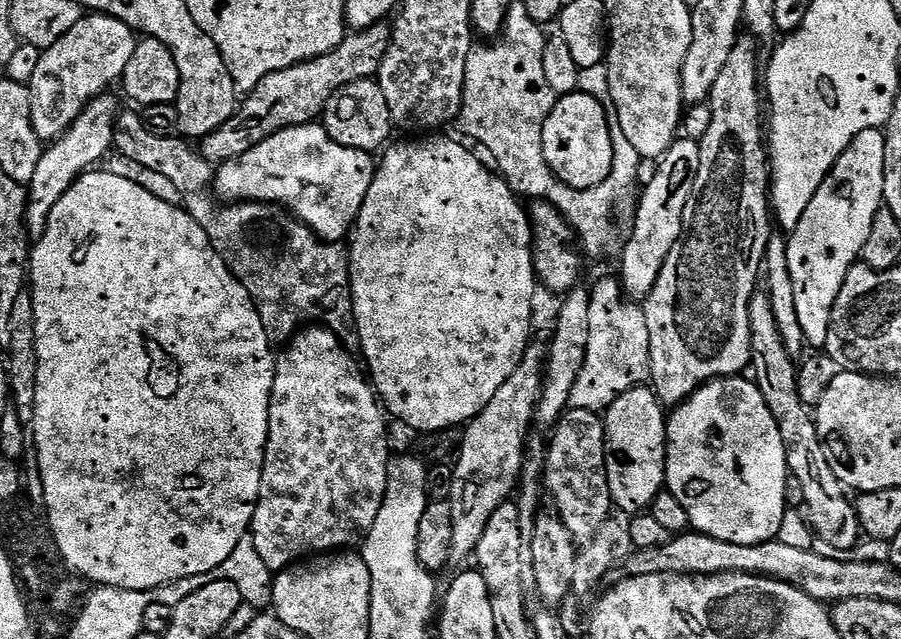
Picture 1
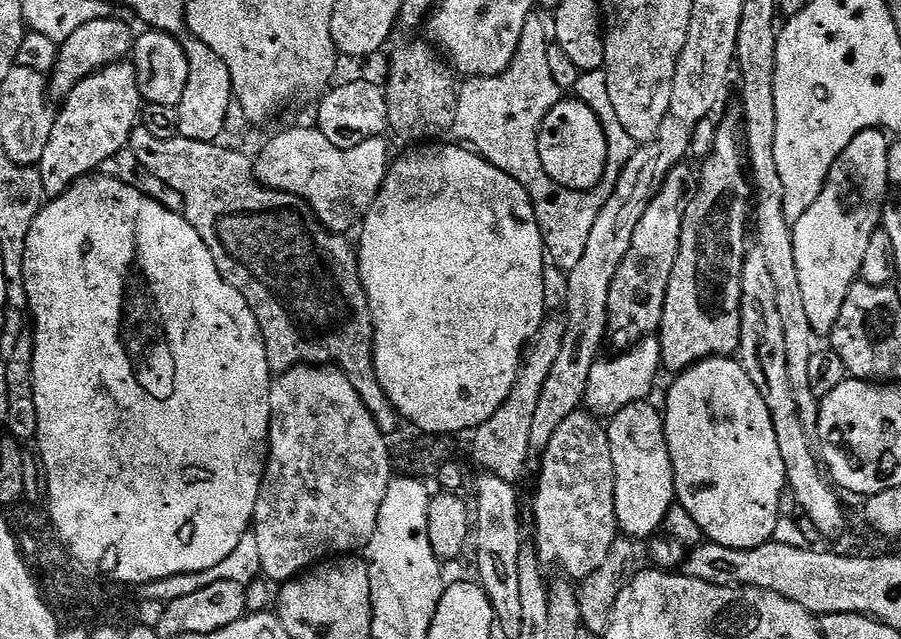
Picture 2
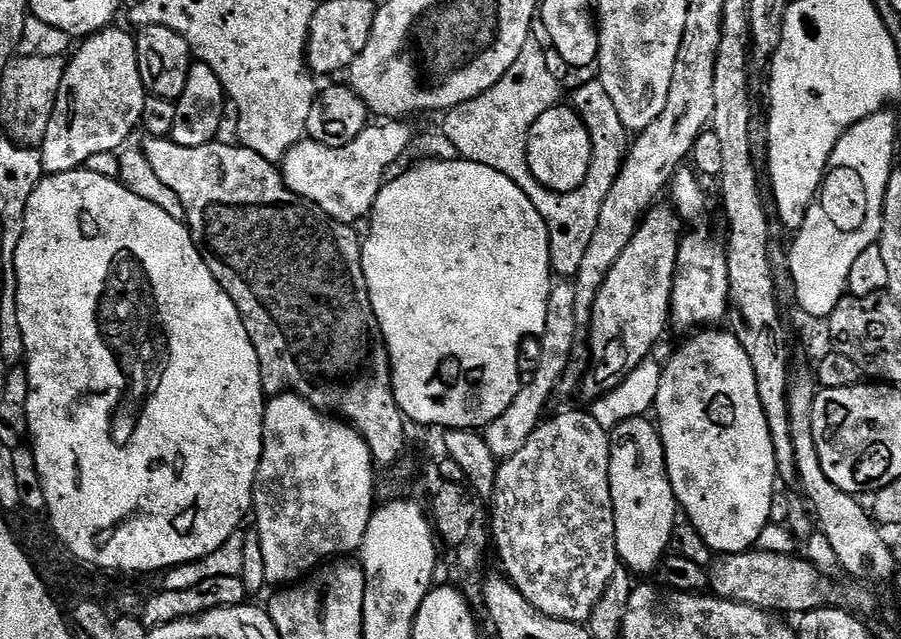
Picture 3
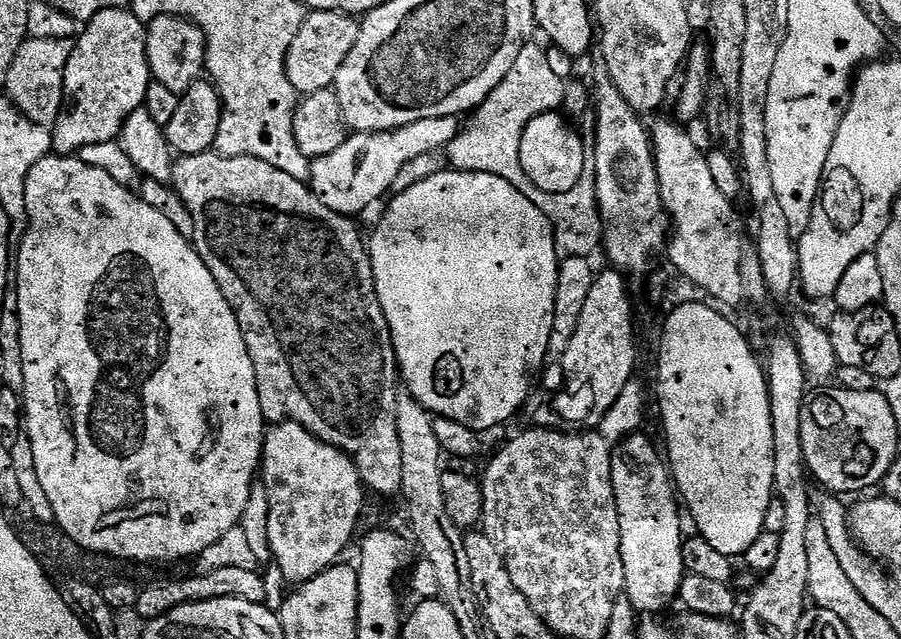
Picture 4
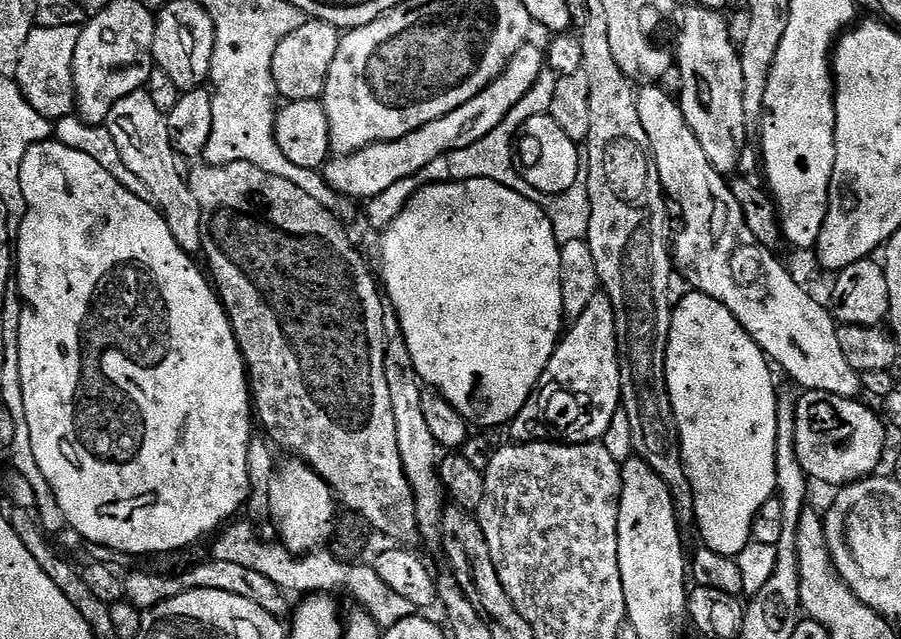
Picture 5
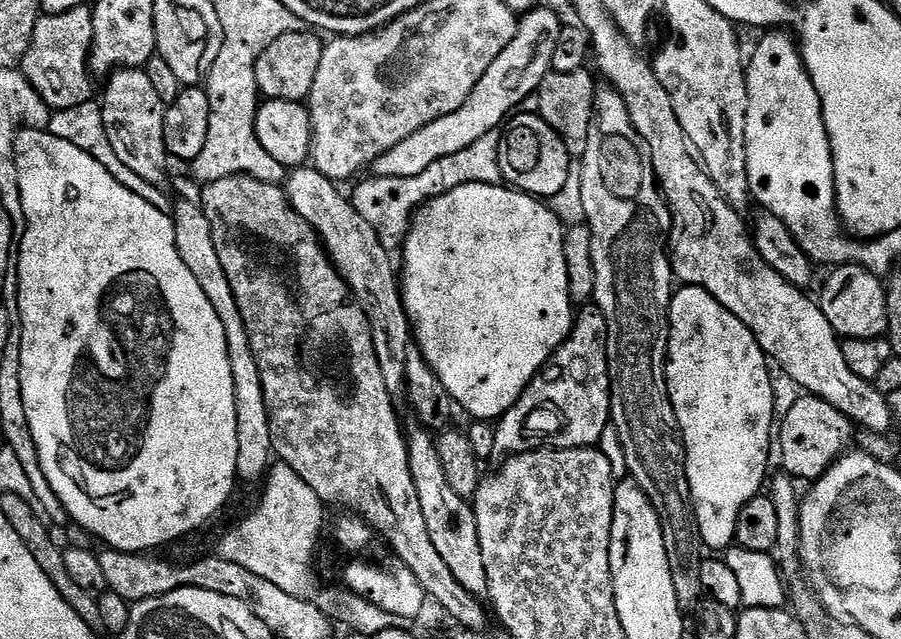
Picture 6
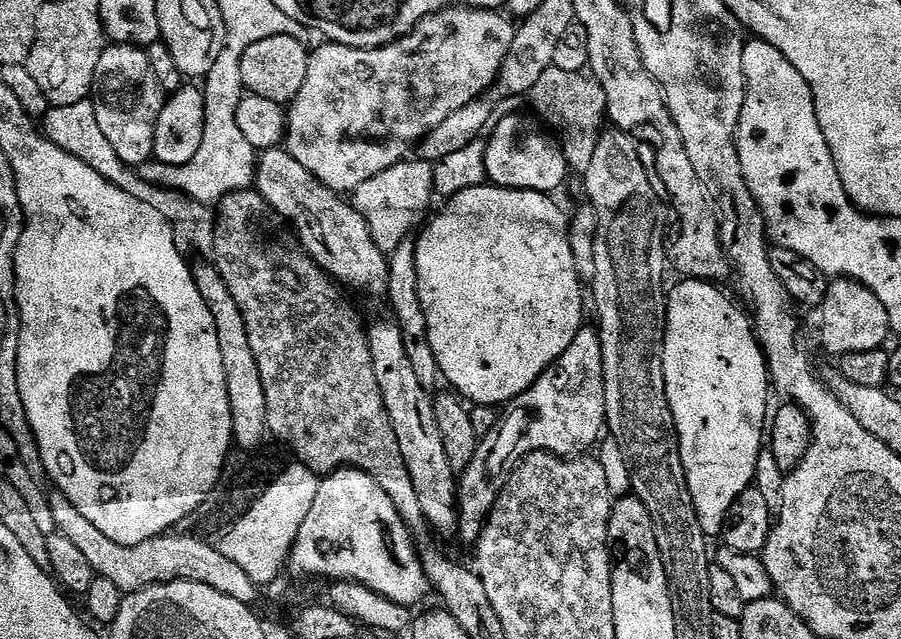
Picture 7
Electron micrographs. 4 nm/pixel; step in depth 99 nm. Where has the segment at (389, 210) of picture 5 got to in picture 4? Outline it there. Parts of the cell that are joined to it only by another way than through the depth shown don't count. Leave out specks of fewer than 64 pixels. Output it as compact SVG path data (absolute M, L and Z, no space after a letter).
M529 42L522 46L518 58L514 58L514 66L510 66L510 74L490 90L490 94L477 106L476 111L467 117L466 123L461 127L460 133L449 142L447 149L428 151L420 154L413 161L406 162L401 172L394 178L392 192L404 193L418 182L432 177L436 173L444 172L449 166L457 172L481 172L494 174L510 186L514 186L546 218L556 230L556 254L563 258L566 256L593 255L595 248L601 247L604 239L604 220L600 216L600 207L596 197L596 166L589 162L584 165L582 178L574 190L566 194L550 194L546 190L538 190L530 178L526 178L526 170L522 170L520 147L522 134L526 126L534 118L547 112L557 111L564 103L565 81L554 74L550 67L548 48L545 45Z

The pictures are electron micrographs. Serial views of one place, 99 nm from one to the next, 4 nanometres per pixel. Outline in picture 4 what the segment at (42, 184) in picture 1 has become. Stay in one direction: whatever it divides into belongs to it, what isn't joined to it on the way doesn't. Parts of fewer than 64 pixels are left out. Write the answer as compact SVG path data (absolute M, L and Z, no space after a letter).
M104 8L96 17L87 21L83 28L84 33L75 37L70 62L66 62L64 108L52 129L52 147L61 156L77 154L86 146L115 141L126 118L144 106L146 90L153 83L152 71L148 69L146 58L148 29L145 21L139 20L128 8Z

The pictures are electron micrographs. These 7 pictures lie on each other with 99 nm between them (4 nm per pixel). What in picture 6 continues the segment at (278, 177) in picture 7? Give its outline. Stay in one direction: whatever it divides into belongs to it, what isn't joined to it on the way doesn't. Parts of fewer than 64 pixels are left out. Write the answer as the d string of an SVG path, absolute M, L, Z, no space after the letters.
M314 166L291 169L286 176L288 201L320 235L328 257L362 306L370 322L378 366L382 366L382 378L386 378L386 390L390 390L392 397L400 398L406 392L406 354L414 344L412 321L408 319L408 311L404 308L402 280L397 265L396 268L392 265L393 253L382 246L378 234L355 209L351 199L347 195L344 197L336 188L339 187L334 181L323 176Z

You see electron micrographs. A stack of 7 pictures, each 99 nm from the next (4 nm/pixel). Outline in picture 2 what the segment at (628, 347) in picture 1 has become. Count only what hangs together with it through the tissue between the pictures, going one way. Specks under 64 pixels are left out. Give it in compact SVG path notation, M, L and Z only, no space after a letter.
M655 335L646 336L632 348L616 354L613 360L601 358L596 361L594 370L590 370L590 382L586 386L584 404L597 417L611 418L626 406L647 401L651 397L648 395L656 384L656 375L659 372L662 372L659 339Z

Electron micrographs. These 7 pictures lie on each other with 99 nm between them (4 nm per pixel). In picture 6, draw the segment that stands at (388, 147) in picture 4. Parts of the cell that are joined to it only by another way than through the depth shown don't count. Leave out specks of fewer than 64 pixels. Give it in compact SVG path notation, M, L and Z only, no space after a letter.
M543 6L525 13L517 25L514 41L492 63L490 70L486 70L486 74L480 79L470 98L466 98L464 105L454 110L454 114L446 114L430 122L430 126L422 126L422 130L417 130L410 134L410 138L398 142L394 150L386 150L386 154L376 160L375 175L386 178L414 178L439 160L447 161L454 154L458 154L458 150L474 146L474 142L478 142L478 138L482 138L487 132L497 131L516 110L516 106L539 91L542 81L552 71L554 51L563 27L564 22L559 16Z

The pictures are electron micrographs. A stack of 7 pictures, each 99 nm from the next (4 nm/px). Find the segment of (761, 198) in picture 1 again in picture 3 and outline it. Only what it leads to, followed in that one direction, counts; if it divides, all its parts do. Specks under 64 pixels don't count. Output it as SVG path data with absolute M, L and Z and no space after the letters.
M692 232L683 237L678 250L676 281L672 287L671 319L680 328L700 330L705 326L720 326L724 315L729 315L730 274L728 253L708 232Z

